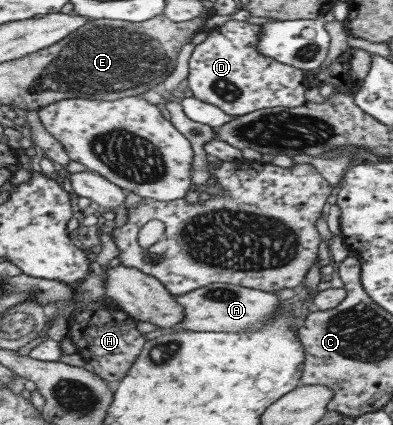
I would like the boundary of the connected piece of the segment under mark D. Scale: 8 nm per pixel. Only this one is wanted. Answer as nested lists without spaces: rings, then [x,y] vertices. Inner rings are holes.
[[[227,20],[223,25],[210,29],[209,33],[205,36],[205,39],[201,43],[194,46],[188,59],[189,70],[186,79],[187,87],[189,90],[191,90],[192,97],[207,104],[217,106],[219,110],[225,112],[225,114],[231,116],[232,118],[242,116],[243,114],[248,114],[249,112],[254,112],[255,110],[260,110],[261,108],[274,106],[297,107],[303,105],[306,102],[303,95],[306,94],[305,89],[307,87],[307,77],[305,76],[305,72],[291,65],[274,61],[267,56],[261,55],[261,53],[257,53],[257,38],[259,38],[259,34],[261,34],[261,25],[249,24],[248,21],[239,20]]]

